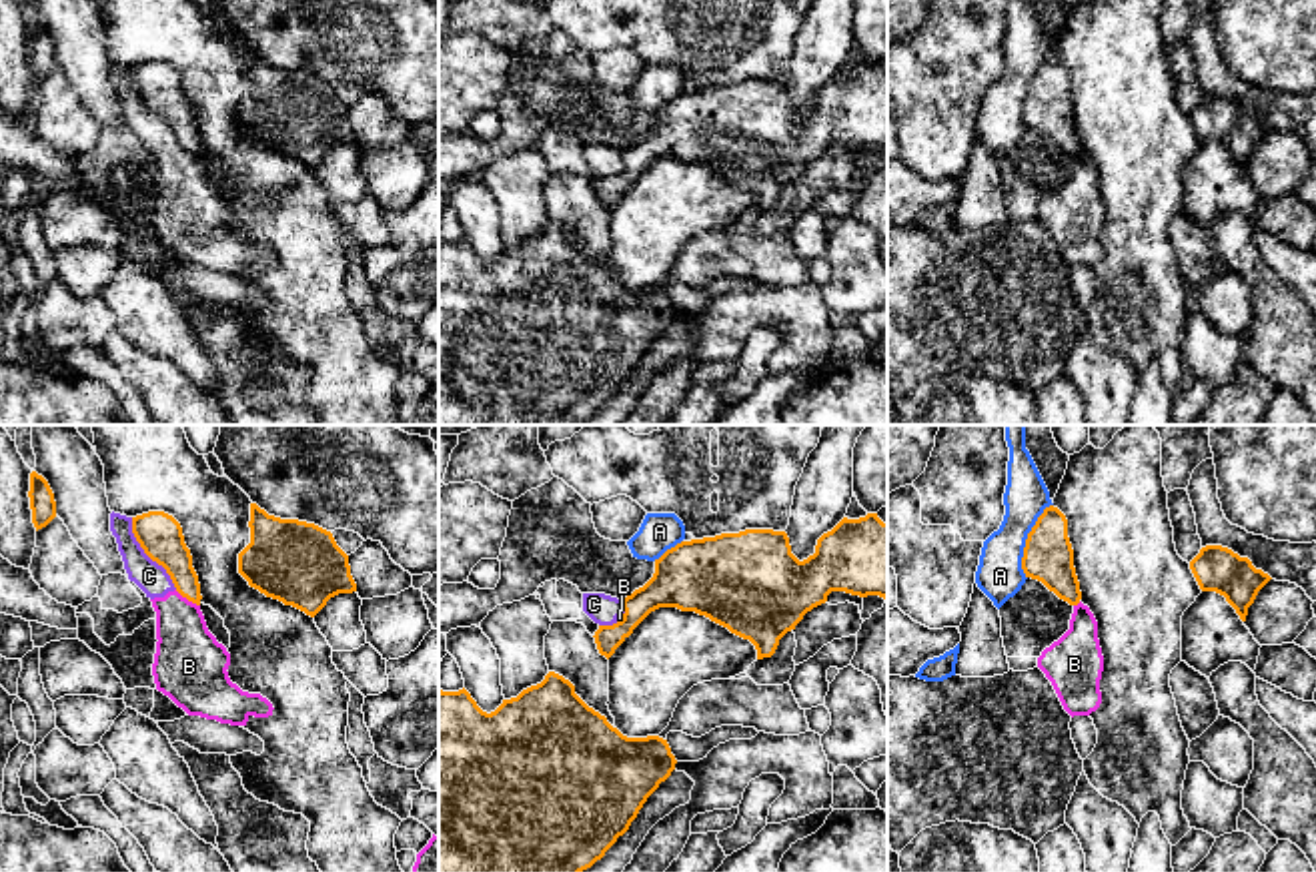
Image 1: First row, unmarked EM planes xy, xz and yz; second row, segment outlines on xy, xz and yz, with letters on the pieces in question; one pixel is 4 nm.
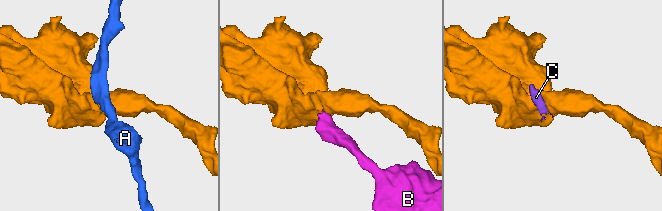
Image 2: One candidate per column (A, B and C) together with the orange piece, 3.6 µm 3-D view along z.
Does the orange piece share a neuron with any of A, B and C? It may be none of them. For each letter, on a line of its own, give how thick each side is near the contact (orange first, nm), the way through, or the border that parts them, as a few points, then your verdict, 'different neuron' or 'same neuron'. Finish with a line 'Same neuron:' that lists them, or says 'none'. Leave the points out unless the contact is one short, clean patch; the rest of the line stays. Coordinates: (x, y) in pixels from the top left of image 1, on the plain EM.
A: 200/190 nm | different neuron
B: 170/280 nm | along xy (175, 141), (199, 157) | different neuron
C: 180/120 nm | along xy (131, 69), (135, 91), (177, 139) | different neuron
Same neuron: none

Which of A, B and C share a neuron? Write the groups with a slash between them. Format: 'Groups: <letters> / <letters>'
Groups: A / B C

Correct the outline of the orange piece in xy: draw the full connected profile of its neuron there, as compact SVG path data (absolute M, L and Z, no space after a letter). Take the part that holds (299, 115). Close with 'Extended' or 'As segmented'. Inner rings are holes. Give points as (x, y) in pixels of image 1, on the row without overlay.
M250 54L250 94L238 104L238 124L266 148L292 156L314 168L331 148L357 142L349 106L337 96L331 82L298 72L268 66Z. As segmented

